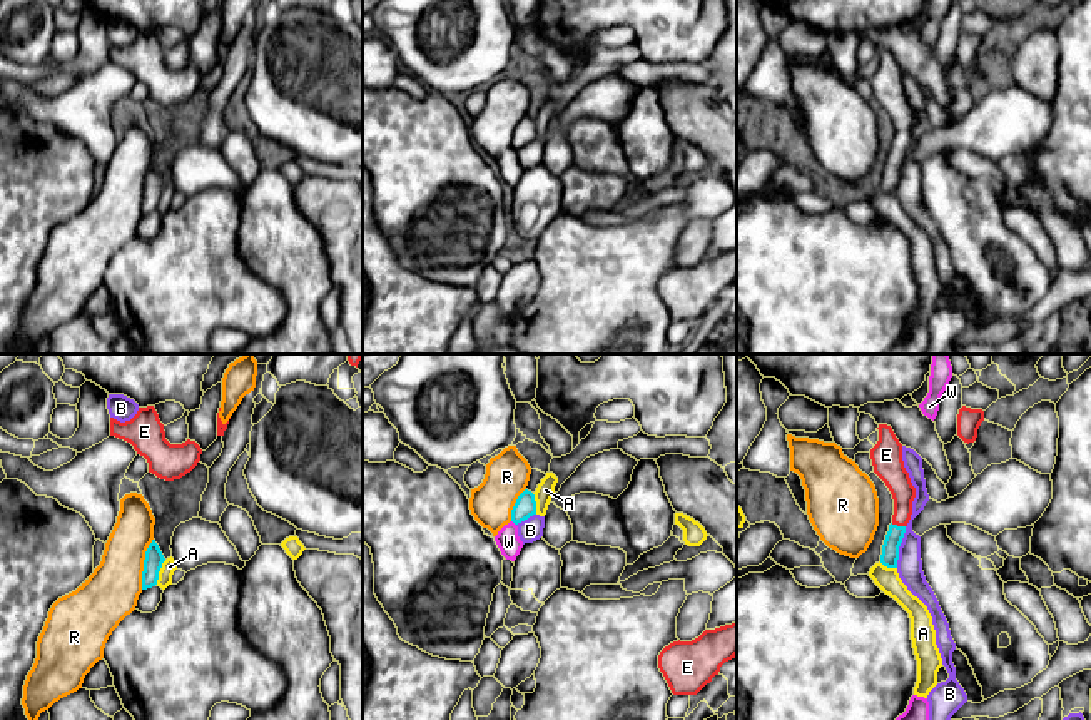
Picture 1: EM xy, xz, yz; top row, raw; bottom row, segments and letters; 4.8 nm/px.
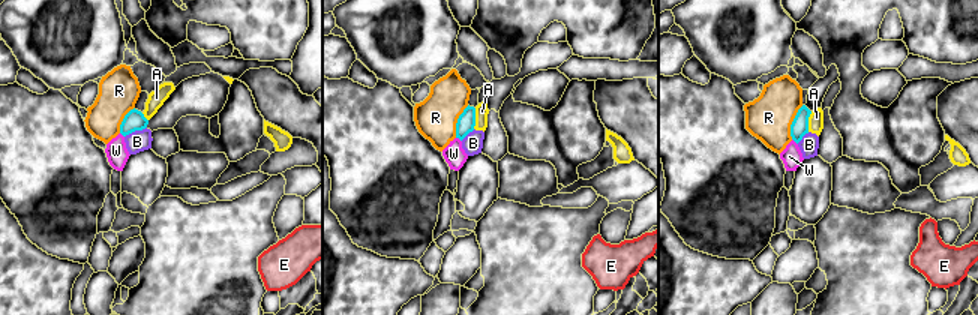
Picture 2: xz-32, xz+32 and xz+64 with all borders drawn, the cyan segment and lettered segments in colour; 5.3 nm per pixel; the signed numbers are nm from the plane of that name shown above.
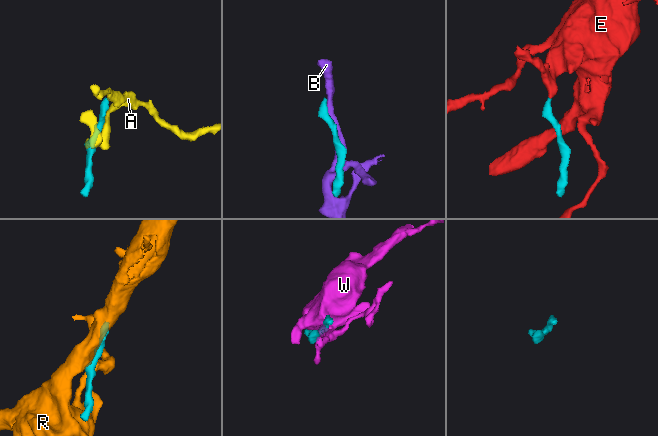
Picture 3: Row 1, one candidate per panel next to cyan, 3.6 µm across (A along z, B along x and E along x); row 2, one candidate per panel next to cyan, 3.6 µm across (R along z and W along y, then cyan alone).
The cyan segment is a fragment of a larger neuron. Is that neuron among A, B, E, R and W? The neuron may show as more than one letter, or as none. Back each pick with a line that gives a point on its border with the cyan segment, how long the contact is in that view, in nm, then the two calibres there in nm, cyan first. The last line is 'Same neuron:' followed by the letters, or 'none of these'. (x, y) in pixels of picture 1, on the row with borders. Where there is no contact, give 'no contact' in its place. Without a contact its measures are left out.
E: meets cyan in yz at (896, 525); contact 70 nm long; 90 nm thick on the cyan side, 120 nm on the other
Same neuron: E

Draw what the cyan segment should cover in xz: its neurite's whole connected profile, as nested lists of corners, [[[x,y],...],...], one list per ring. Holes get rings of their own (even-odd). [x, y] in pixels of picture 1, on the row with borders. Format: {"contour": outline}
{"contour": [[[525,489],[518,496],[518,499],[516,499],[516,503],[515,503],[513,510],[511,510],[511,521],[515,525],[518,525],[518,523],[528,520],[533,515],[536,515],[535,494],[531,491]]]}

